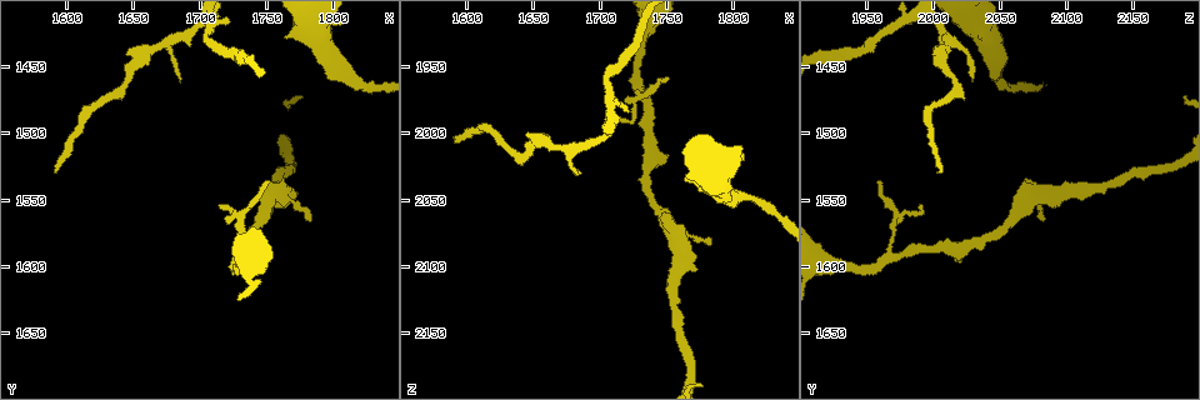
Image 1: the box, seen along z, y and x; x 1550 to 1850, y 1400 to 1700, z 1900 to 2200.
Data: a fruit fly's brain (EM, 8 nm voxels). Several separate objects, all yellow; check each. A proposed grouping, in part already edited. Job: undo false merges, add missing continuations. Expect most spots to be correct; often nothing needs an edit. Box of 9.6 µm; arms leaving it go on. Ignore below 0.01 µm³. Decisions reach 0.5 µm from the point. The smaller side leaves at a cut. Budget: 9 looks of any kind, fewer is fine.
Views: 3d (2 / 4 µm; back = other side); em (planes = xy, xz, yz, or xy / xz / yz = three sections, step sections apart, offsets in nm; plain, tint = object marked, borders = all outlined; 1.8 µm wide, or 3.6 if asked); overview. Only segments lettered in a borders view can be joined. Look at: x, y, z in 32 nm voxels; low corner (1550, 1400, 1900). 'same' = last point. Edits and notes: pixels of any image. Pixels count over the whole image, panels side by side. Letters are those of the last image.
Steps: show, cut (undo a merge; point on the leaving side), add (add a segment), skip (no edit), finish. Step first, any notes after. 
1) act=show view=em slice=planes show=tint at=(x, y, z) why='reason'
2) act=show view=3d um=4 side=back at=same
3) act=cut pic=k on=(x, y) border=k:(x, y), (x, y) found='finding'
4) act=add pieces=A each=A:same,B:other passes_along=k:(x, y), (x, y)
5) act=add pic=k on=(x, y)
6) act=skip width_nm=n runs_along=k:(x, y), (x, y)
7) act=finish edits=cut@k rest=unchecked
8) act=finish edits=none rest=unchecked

act=show view=3d um=4 at=(1730, 1566, 1972)

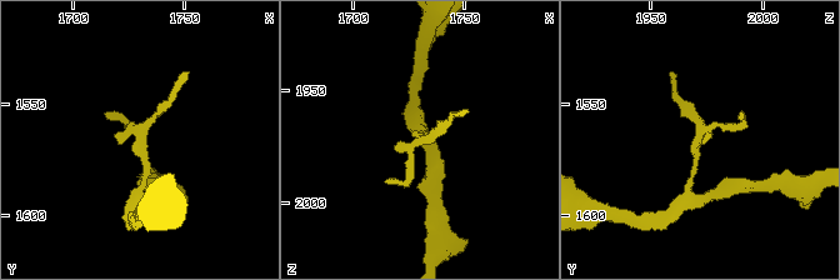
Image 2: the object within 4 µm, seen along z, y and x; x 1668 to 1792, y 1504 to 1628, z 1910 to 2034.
act=show view=em slice=xz step=4 show=borders at=(1729, 1565, 1969) why='shape alone is not enough'

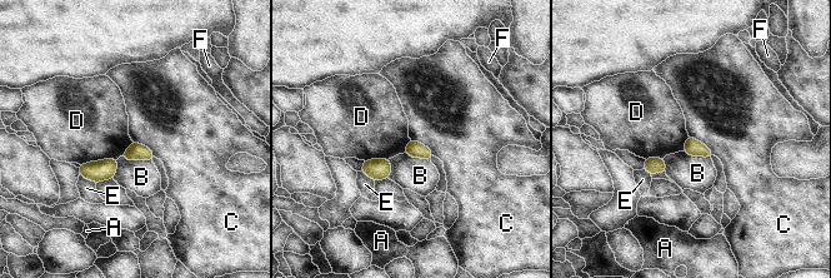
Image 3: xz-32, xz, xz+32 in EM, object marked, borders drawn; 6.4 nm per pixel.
act=skip longest_contact=D:240nm each=A:other,B:other,C:other,D:other,E:other,F:other found='all the same neuron'

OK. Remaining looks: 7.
act=show view=em slice=xz step=8 show=tint at=(1686, 1460, 2030)

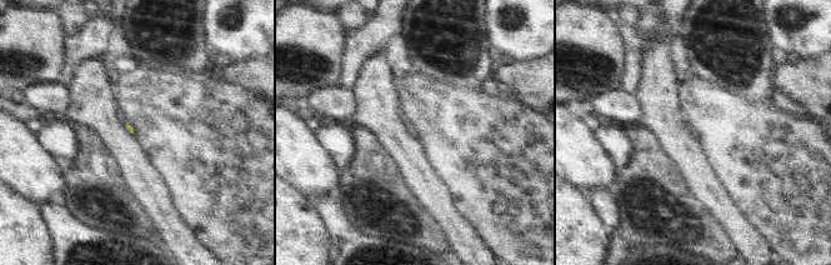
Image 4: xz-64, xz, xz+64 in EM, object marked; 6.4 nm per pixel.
act=show view=em slice=planes show=borders at=same why='another direction'

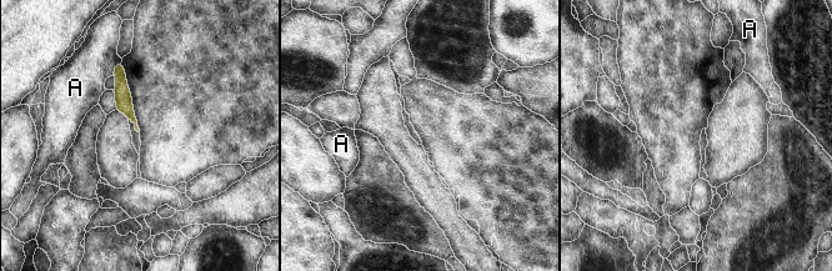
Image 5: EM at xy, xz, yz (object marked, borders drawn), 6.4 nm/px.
act=skip longest_contact=A:120nm each=A:other runs_along=5:(119, 68), (124, 105), (131, 116) found='no lettered segment goes on from it'

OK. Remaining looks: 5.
act=show view=em slice=planes show=plain at=(1590, 1532, 2004) why='end of a long branch'

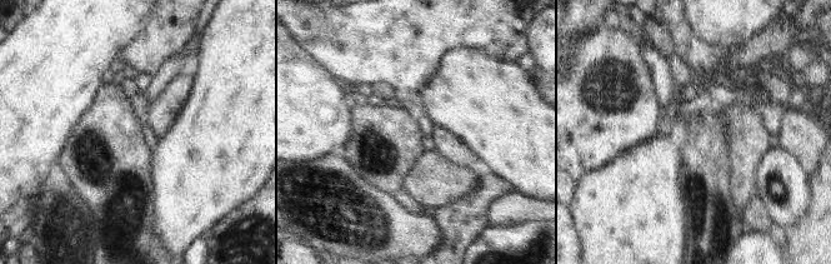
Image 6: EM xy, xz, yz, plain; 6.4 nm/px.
act=show view=em slice=planes show=borders at=same why='see the neighbours'

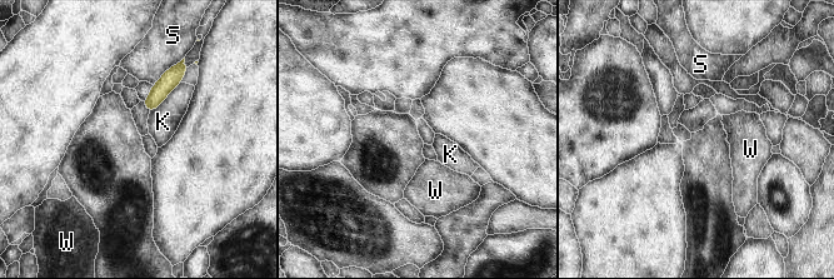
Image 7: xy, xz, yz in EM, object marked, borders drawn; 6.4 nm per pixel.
act=skip each=K:other,S:other,W:other border=7:(180, 81), (150, 111) found='no lettered segment goes on from it'

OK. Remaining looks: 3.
act=show view=3d um=4 side=back at=(1784, 1566, 2084) why='tapers out'

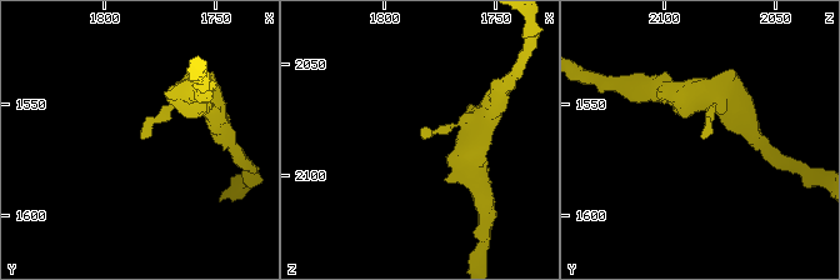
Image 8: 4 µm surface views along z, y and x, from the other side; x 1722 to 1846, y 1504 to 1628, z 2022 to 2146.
act=show view=em slice=yz step=4 show=borders at=(1782, 1565, 2083)

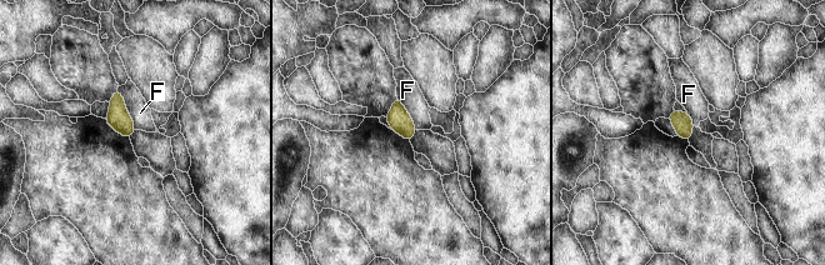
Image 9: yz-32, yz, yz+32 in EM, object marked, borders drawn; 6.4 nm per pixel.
act=skip longest_contact=F:280nm each=F:other border=9:(118, 89), (135, 129) found='no lettered segment goes on from it'

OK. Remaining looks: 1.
act=finish edits=none rest=unchecked

